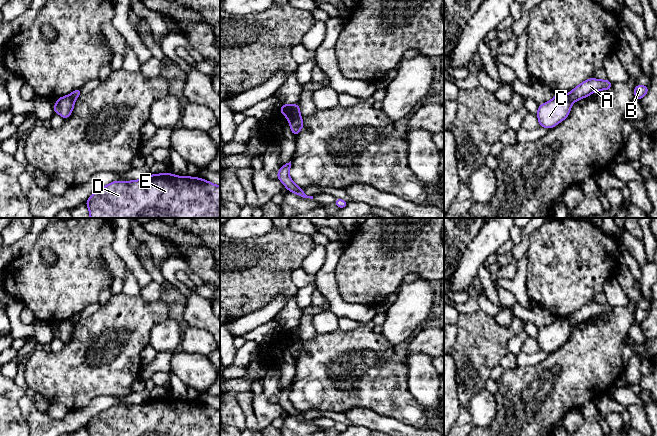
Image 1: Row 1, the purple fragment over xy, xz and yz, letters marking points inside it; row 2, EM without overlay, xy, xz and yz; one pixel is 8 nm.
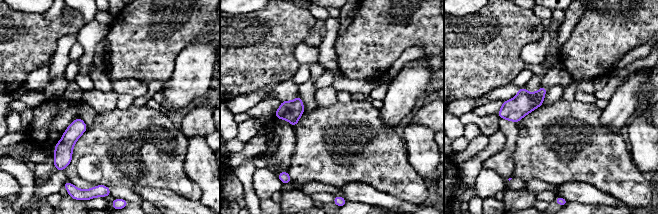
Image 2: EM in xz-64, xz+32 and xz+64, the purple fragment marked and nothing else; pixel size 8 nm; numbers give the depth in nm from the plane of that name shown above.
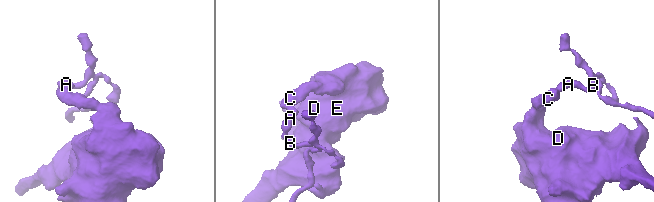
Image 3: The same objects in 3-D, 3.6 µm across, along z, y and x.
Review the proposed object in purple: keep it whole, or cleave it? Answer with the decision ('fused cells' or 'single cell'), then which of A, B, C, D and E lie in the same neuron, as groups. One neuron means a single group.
fused cells | A B / C D E

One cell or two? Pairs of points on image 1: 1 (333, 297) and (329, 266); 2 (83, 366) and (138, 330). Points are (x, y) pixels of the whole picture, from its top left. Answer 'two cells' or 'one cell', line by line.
1: one cell
2: one cell

